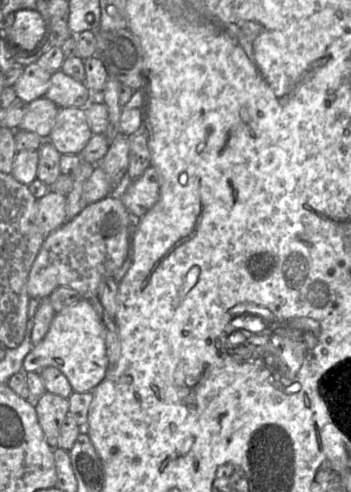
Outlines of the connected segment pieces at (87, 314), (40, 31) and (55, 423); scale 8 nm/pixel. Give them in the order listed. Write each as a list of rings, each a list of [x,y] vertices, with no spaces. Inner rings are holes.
[[[80,299],[55,313],[43,340],[26,355],[23,371],[40,372],[53,366],[67,377],[74,392],[90,392],[103,381],[109,366],[105,339],[104,325],[97,310],[87,299]]]
[[[21,9],[14,12],[11,28],[11,40],[26,51],[33,50],[42,40],[46,30],[42,15],[32,9]]]
[[[46,391],[39,399],[34,399],[38,422],[53,448],[59,447],[62,424],[69,413],[69,399]]]

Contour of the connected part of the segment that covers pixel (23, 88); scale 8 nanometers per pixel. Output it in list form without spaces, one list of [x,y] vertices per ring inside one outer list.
[[[37,62],[24,66],[22,75],[12,86],[16,95],[28,104],[45,96],[52,73],[45,70]]]

